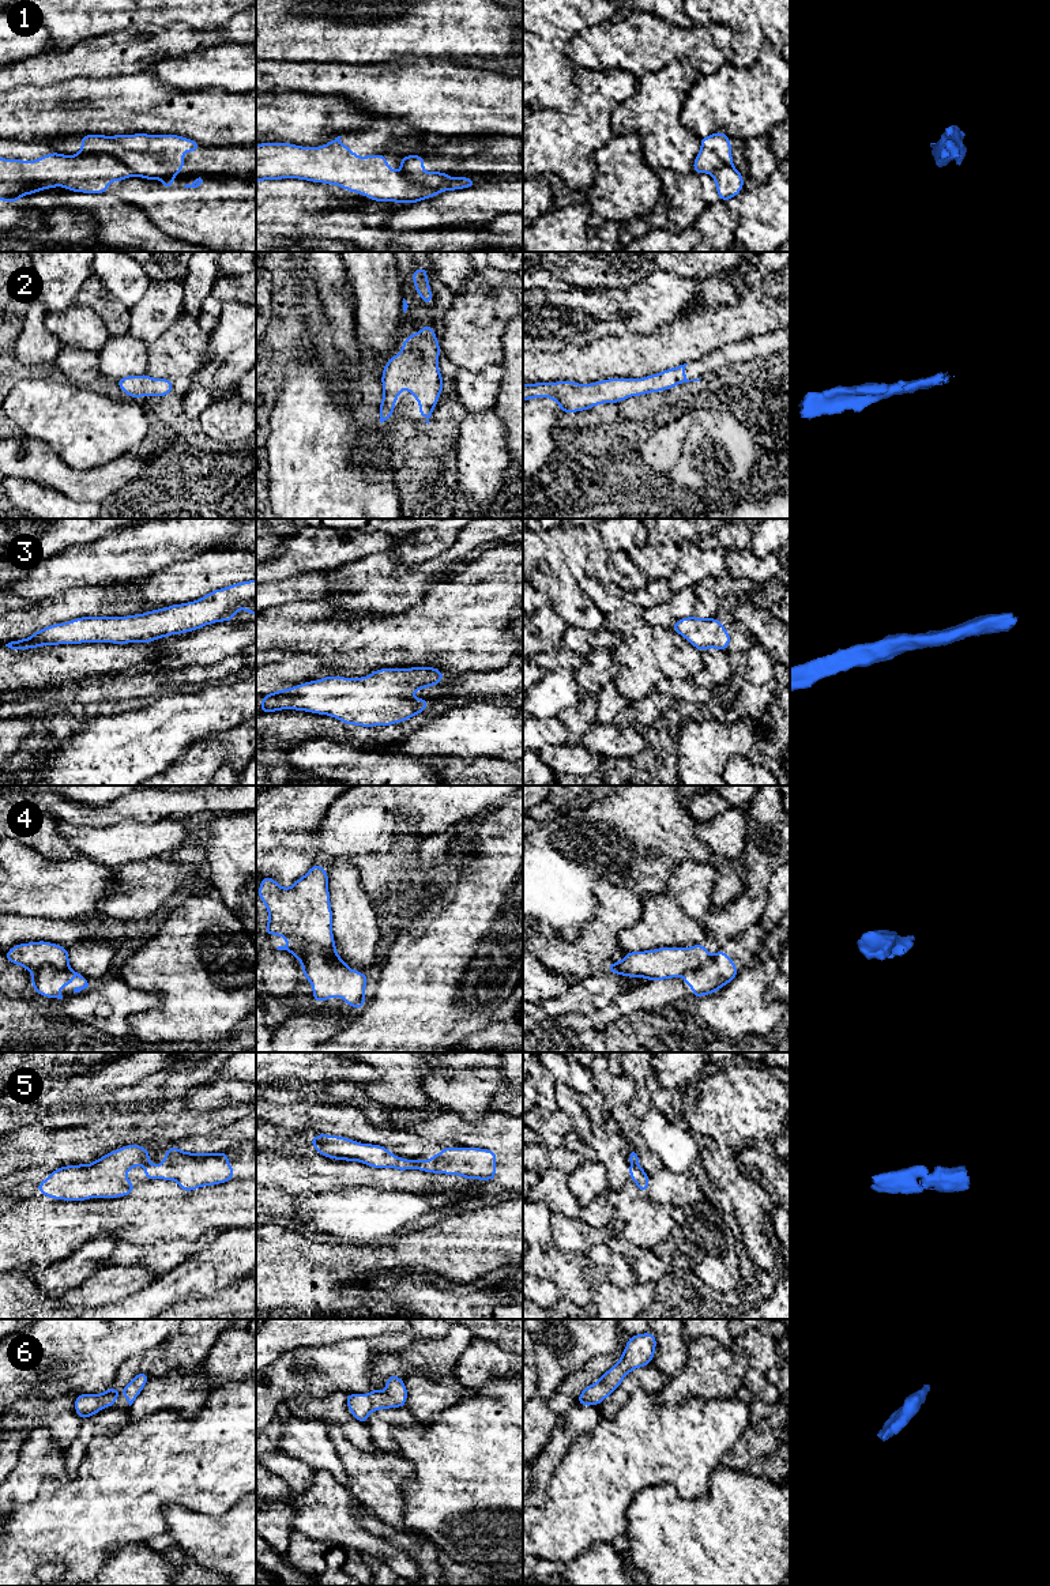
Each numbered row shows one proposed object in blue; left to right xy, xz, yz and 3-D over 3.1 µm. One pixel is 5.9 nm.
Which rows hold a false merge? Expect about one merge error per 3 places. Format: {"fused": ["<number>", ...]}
{"fused": ["1", "4"]}

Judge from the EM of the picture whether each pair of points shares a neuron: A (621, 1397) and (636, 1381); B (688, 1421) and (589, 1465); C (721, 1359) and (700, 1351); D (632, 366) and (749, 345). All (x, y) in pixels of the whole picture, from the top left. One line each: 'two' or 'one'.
A: one
B: one
C: one
D: two

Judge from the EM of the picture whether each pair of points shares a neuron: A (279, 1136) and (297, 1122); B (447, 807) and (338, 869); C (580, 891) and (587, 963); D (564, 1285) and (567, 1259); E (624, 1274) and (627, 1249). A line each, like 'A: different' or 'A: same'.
A: different
B: different
C: different
D: same
E: different

